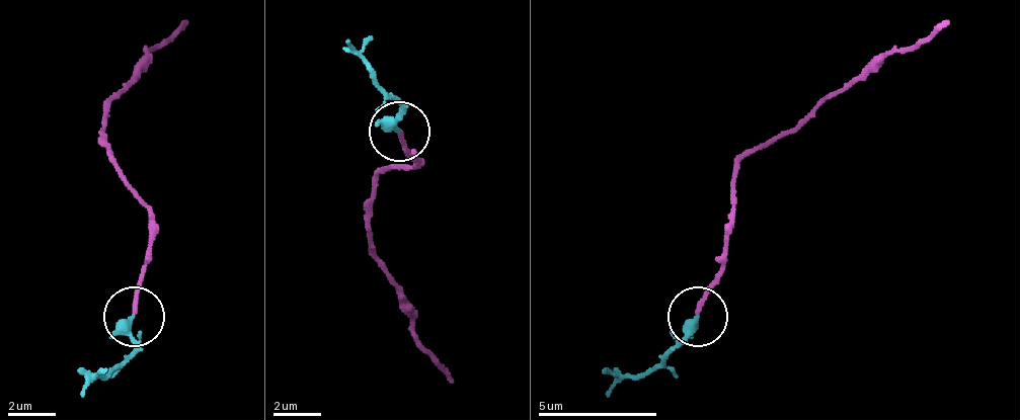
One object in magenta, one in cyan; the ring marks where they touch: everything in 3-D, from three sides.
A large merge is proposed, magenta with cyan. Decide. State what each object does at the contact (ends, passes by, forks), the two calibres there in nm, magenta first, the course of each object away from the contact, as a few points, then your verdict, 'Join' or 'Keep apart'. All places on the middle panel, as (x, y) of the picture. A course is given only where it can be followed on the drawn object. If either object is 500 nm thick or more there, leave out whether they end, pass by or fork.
At the ring magenta ends. At the ring cyan passes by. Thickness 180 nm (magenta) against 280 nm. Course of magenta: (398, 133), (415, 163), (386, 169), (368, 204), (368, 246), (452, 384). Course of cyan: (398, 133), (398, 103), (349, 37). Join

